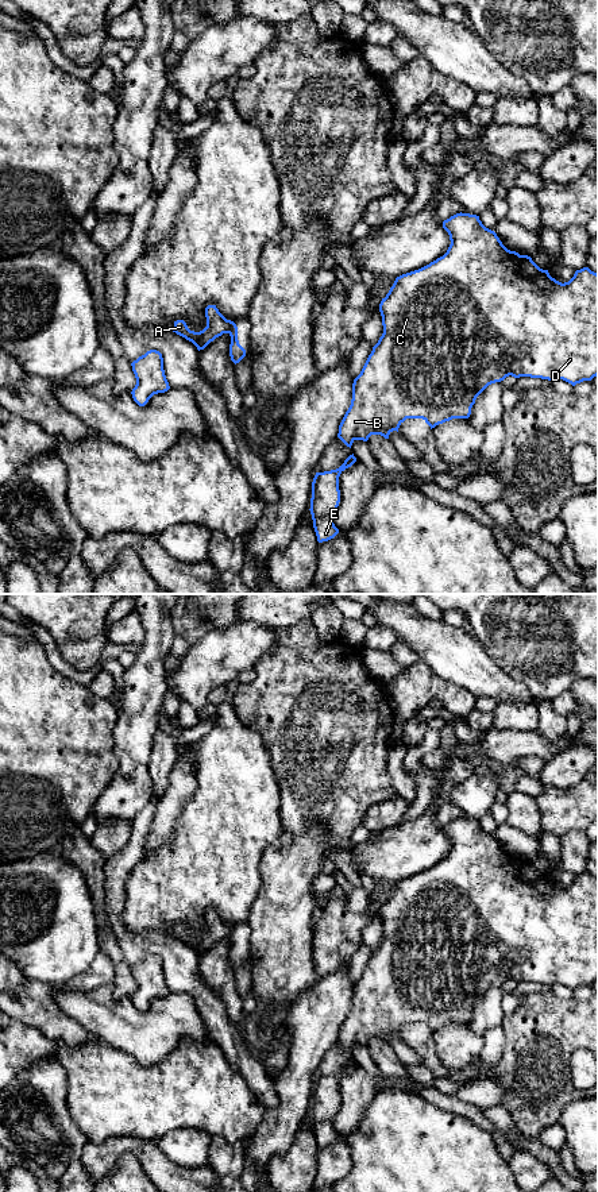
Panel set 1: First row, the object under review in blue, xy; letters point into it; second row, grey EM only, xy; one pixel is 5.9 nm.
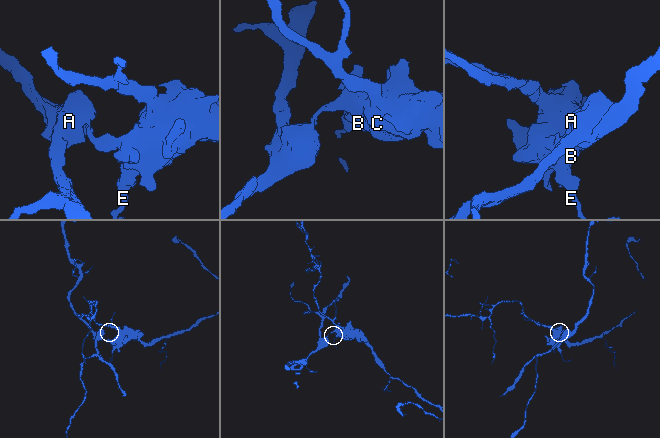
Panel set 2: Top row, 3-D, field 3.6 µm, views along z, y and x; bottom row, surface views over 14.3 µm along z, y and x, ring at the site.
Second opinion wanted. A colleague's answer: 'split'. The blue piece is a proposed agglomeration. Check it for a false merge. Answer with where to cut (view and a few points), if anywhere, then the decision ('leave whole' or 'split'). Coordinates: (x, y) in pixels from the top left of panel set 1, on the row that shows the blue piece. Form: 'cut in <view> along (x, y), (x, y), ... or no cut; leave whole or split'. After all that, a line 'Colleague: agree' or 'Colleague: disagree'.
cut in xy along (234, 323), (227, 332); split
Colleague: agree

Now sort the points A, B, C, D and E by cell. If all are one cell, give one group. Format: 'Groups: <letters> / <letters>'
Groups: A / B C D E

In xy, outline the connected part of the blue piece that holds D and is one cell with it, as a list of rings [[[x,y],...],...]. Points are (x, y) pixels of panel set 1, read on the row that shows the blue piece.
[[[456,213],[443,221],[443,228],[448,232],[451,244],[447,252],[429,265],[402,274],[396,278],[393,286],[379,304],[383,333],[373,347],[360,374],[352,383],[352,400],[340,425],[337,437],[351,448],[355,440],[367,441],[371,435],[381,435],[389,439],[393,431],[398,432],[400,425],[406,418],[423,418],[431,429],[452,418],[468,418],[477,397],[491,383],[501,382],[506,377],[531,377],[541,379],[563,379],[572,386],[583,381],[591,381],[598,375],[598,274],[589,267],[576,270],[568,282],[559,282],[552,278],[548,270],[540,269],[531,256],[520,255],[508,250],[497,234],[486,228],[479,216],[470,213]]]

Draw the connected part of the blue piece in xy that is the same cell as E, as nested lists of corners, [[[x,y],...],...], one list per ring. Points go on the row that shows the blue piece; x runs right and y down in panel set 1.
[[[352,454],[339,468],[316,472],[313,478],[309,510],[319,543],[328,541],[339,533],[339,529],[333,524],[333,513],[340,502],[339,477],[355,462],[356,458]]]

